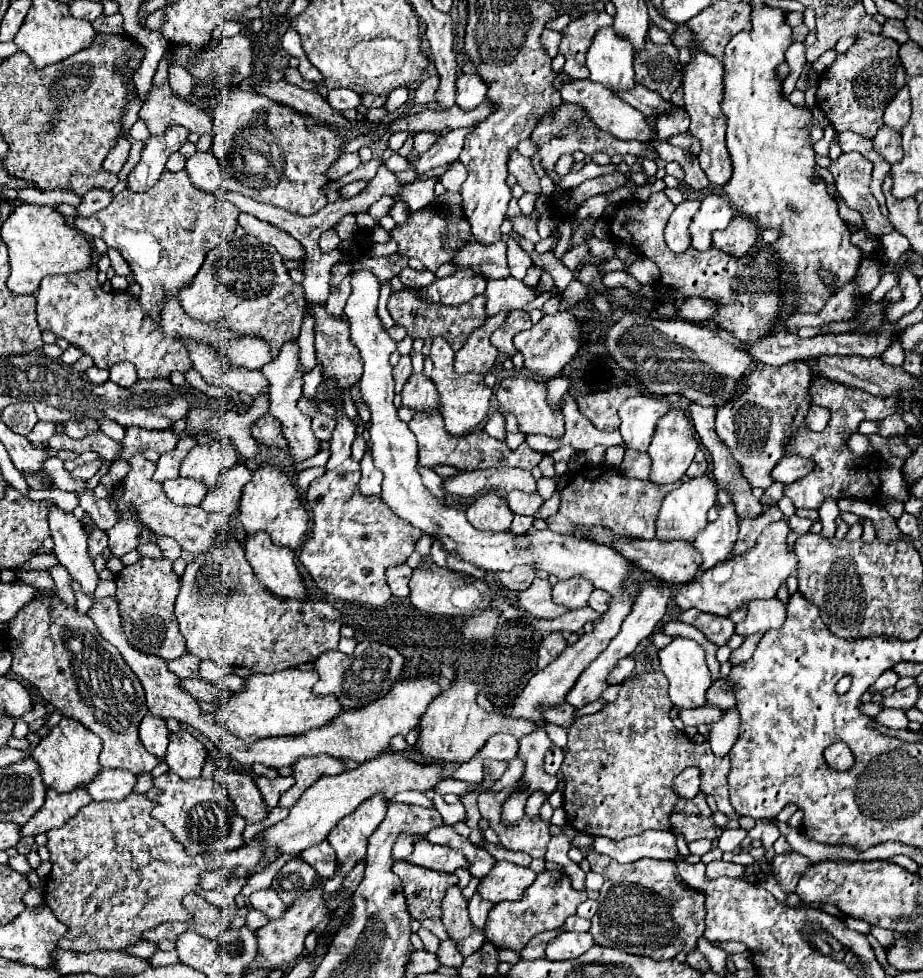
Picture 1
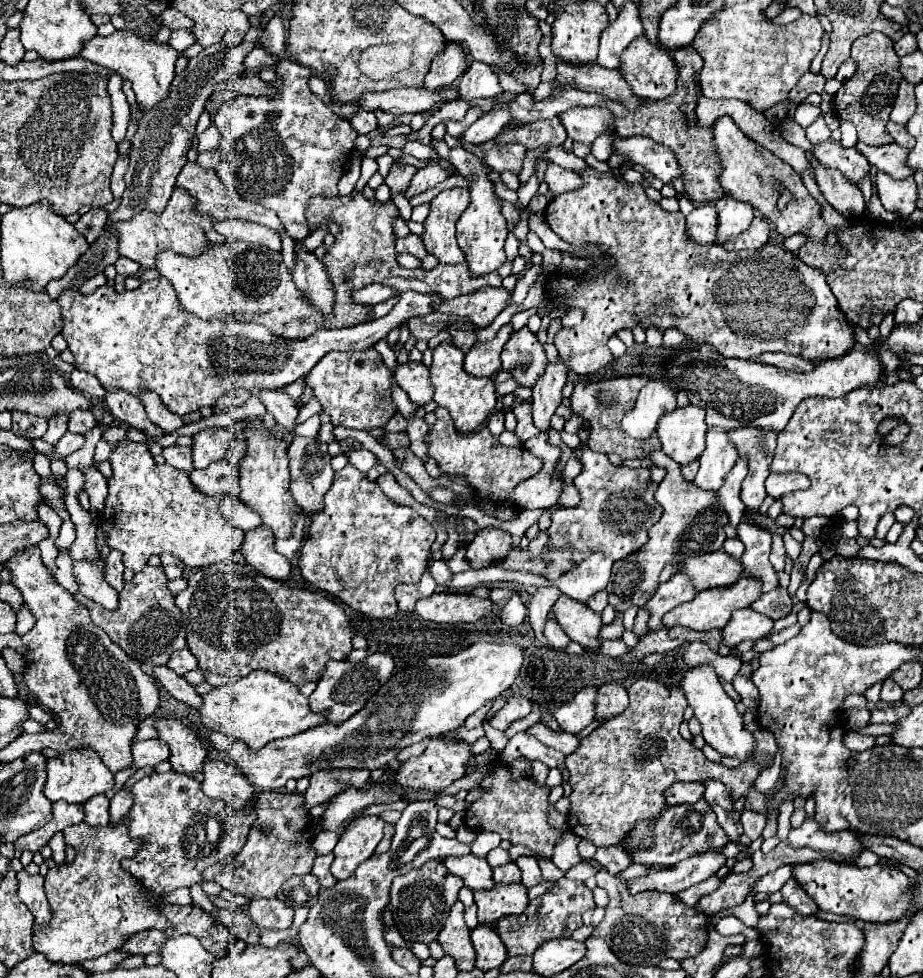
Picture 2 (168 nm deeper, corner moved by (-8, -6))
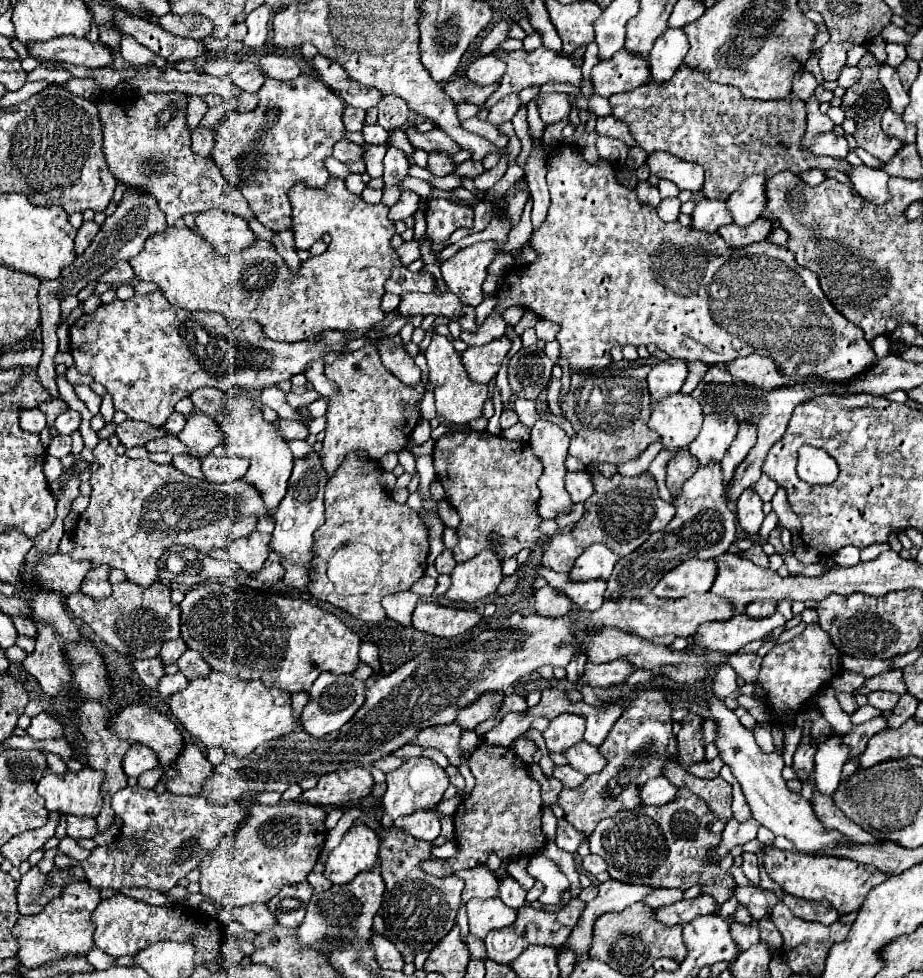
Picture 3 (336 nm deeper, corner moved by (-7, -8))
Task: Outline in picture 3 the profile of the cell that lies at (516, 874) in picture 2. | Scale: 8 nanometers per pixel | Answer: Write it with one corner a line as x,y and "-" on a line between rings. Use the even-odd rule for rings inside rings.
508,875
508,879
500,879
500,899
512,909
520,909
526,903
526,891

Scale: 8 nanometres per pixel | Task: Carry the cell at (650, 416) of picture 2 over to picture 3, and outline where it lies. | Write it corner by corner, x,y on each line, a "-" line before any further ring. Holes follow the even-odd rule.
668,357
666,361
660,361
652,367
648,373
648,389
652,395
652,403
662,399
664,395
672,395
680,391
686,375
688,375
688,363
682,359

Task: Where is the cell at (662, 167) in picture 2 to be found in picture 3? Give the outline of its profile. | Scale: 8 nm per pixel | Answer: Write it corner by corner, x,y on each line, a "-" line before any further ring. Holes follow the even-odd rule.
660,151
650,153
646,163
650,165
652,175
676,183
678,189
700,191
704,185
704,169
696,163
680,161
678,157
668,155
668,153
660,153

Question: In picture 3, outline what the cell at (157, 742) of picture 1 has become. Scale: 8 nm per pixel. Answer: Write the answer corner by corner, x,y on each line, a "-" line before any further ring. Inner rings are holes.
140,743
132,745
122,759
122,769
128,777
138,777
140,773
154,767
158,767
158,755

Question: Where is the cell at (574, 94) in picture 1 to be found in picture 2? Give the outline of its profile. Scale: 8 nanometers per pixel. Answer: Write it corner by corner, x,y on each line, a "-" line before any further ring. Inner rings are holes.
573,107
561,119
573,141
593,143
603,133
615,133
615,115
605,107

